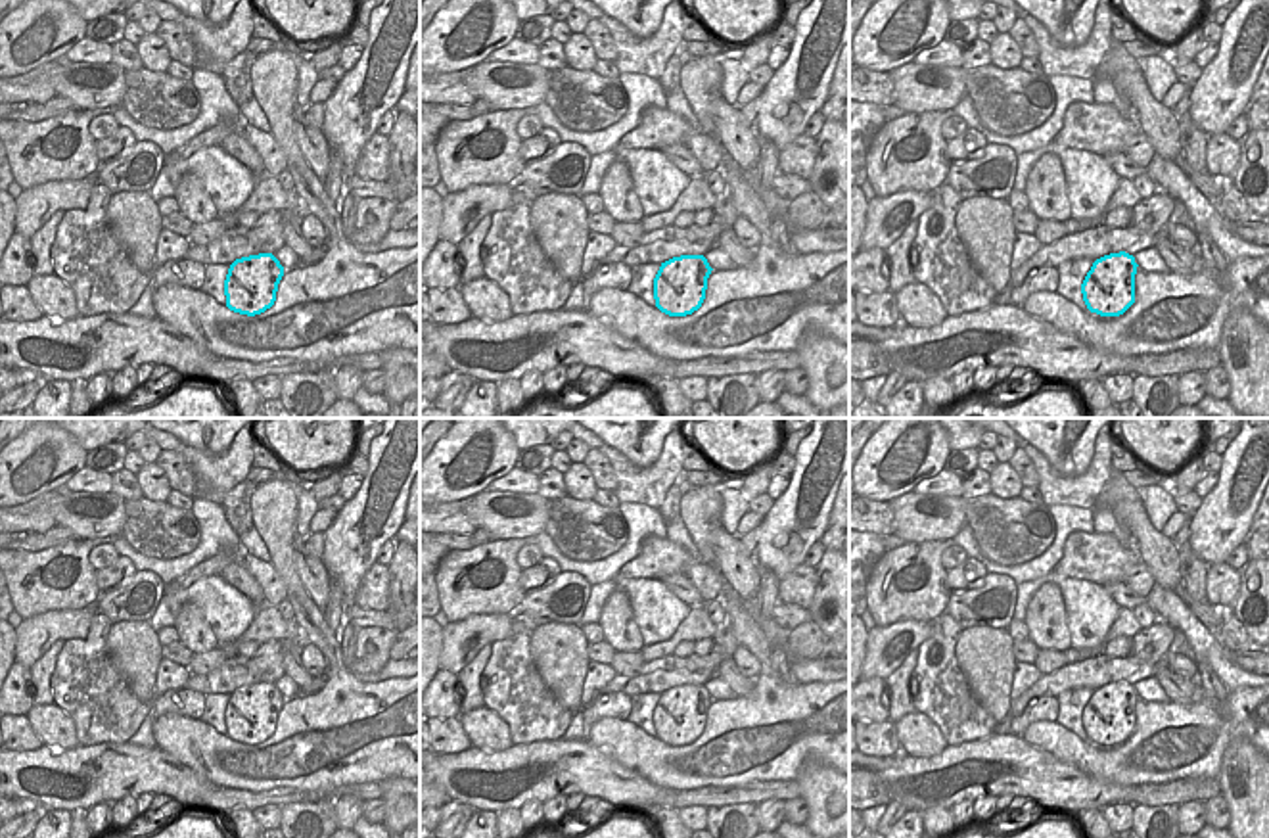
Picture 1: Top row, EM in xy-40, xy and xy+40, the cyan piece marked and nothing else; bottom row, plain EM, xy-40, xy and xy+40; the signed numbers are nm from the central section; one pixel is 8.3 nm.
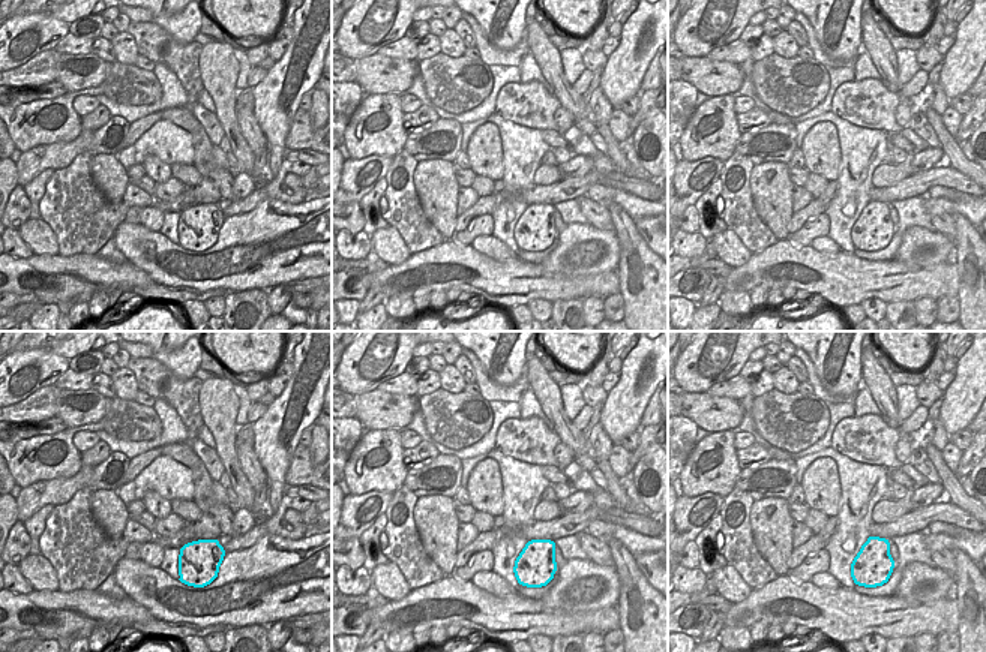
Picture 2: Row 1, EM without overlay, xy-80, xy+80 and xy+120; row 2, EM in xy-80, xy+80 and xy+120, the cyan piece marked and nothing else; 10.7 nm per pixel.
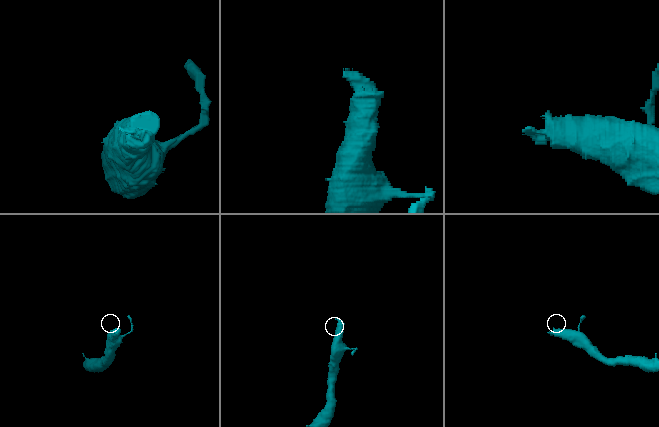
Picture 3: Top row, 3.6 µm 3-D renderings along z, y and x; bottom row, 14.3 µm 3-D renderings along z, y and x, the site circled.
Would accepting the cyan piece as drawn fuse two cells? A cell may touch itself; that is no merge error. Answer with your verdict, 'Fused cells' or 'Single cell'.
Fused cells

